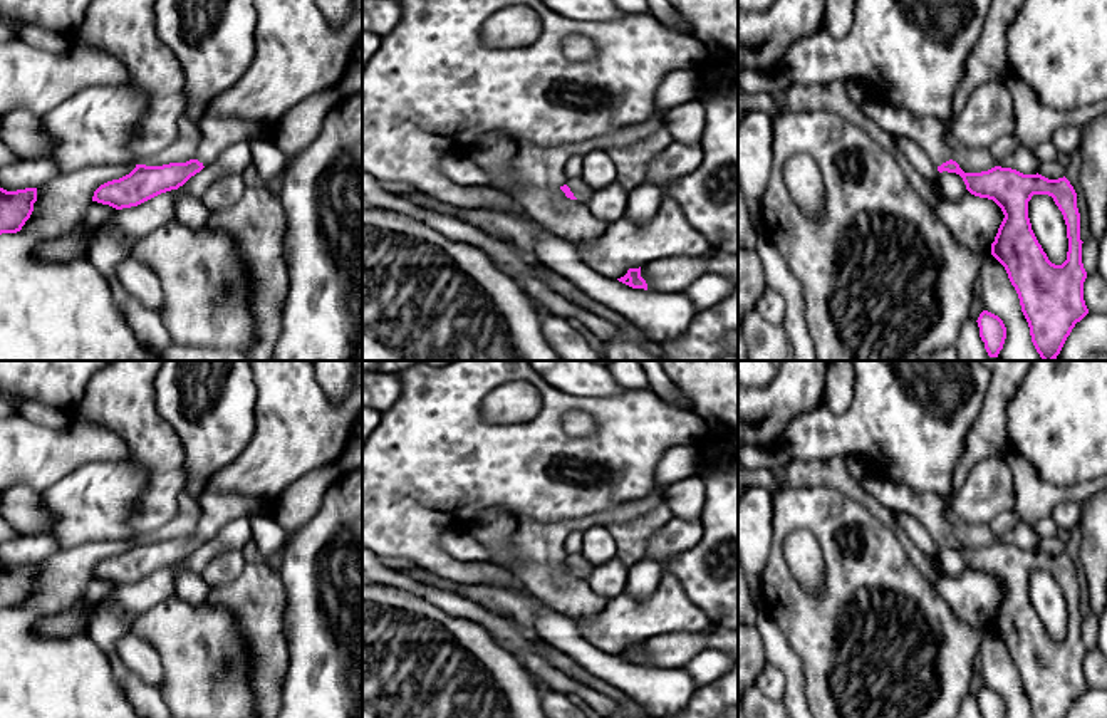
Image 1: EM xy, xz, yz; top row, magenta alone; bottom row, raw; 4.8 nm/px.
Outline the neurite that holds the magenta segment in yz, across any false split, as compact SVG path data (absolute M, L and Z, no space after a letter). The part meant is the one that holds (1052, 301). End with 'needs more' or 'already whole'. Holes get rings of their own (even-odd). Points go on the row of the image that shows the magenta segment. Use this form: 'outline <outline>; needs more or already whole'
outline M881 94L869 96L860 109L891 138L914 141L939 173L959 174L971 195L993 200L1001 208L1005 218L991 243L991 255L1005 267L1018 294L1037 352L1043 361L1055 361L1075 324L1089 314L1084 300L1087 272L1082 263L1080 213L1070 181L1065 176L1048 180L1001 166L964 173L951 159L946 136L949 117L912 114ZM1033 195L1052 196L1063 215L1068 252L1062 265L1048 260L1032 230L1028 201Z; needs more

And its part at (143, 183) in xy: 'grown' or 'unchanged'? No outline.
grown

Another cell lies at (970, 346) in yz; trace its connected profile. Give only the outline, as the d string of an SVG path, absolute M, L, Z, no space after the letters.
M968 317L961 327L954 347L958 351L959 361L986 361L990 357L985 349L985 342L980 337L978 322L971 317Z

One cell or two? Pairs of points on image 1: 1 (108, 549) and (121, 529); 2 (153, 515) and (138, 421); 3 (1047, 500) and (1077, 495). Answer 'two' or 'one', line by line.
1: two
2: one
3: one

